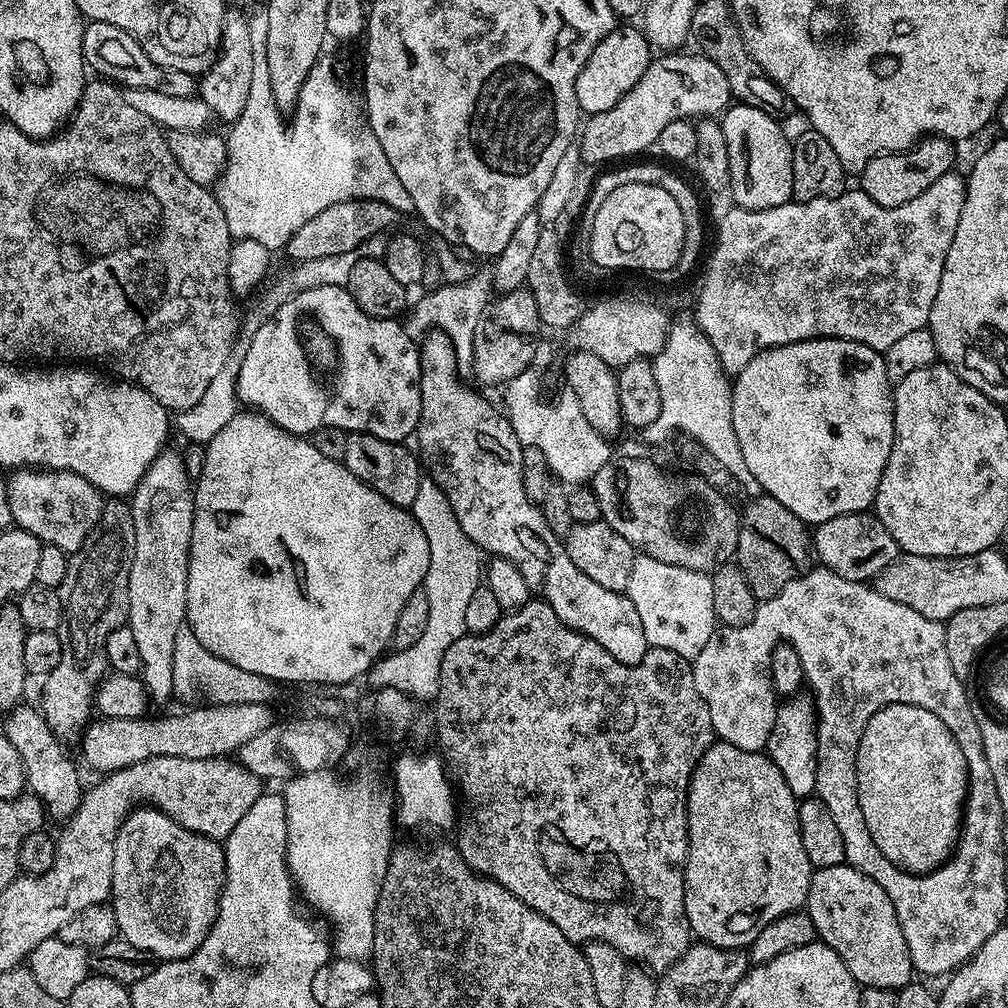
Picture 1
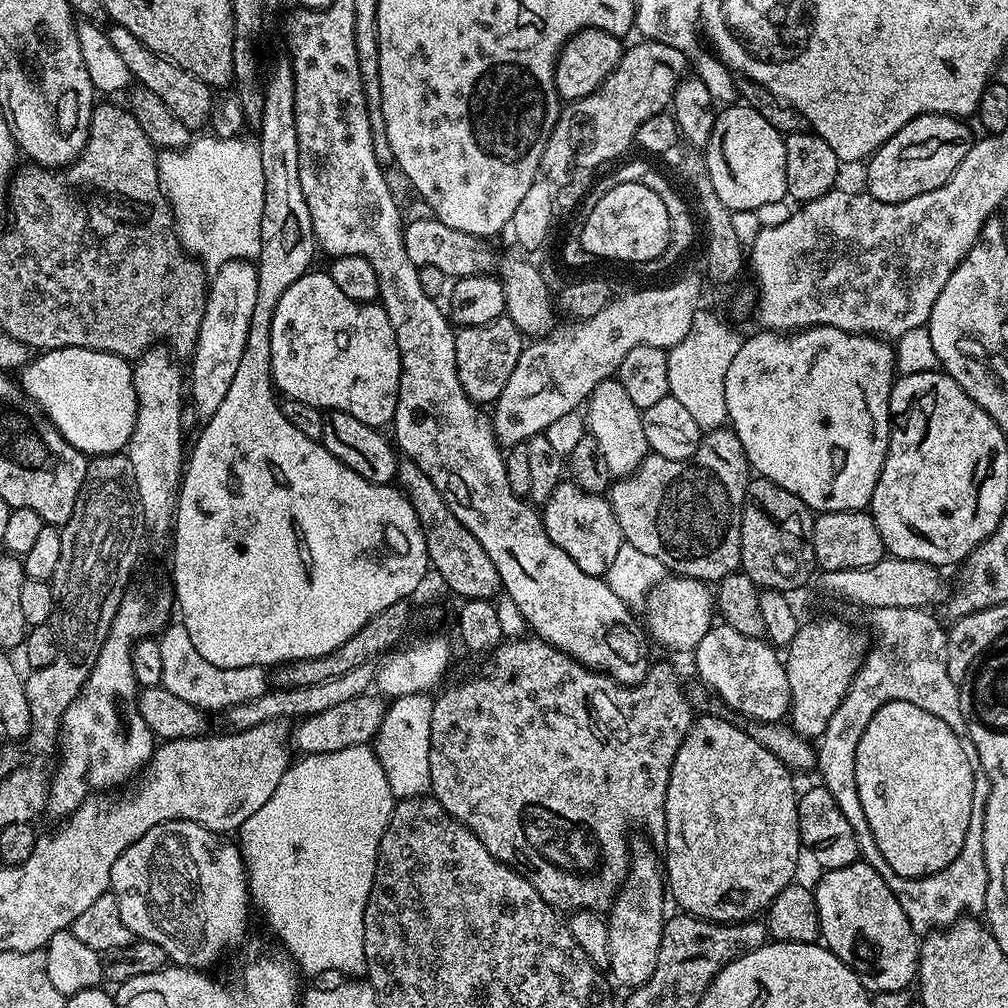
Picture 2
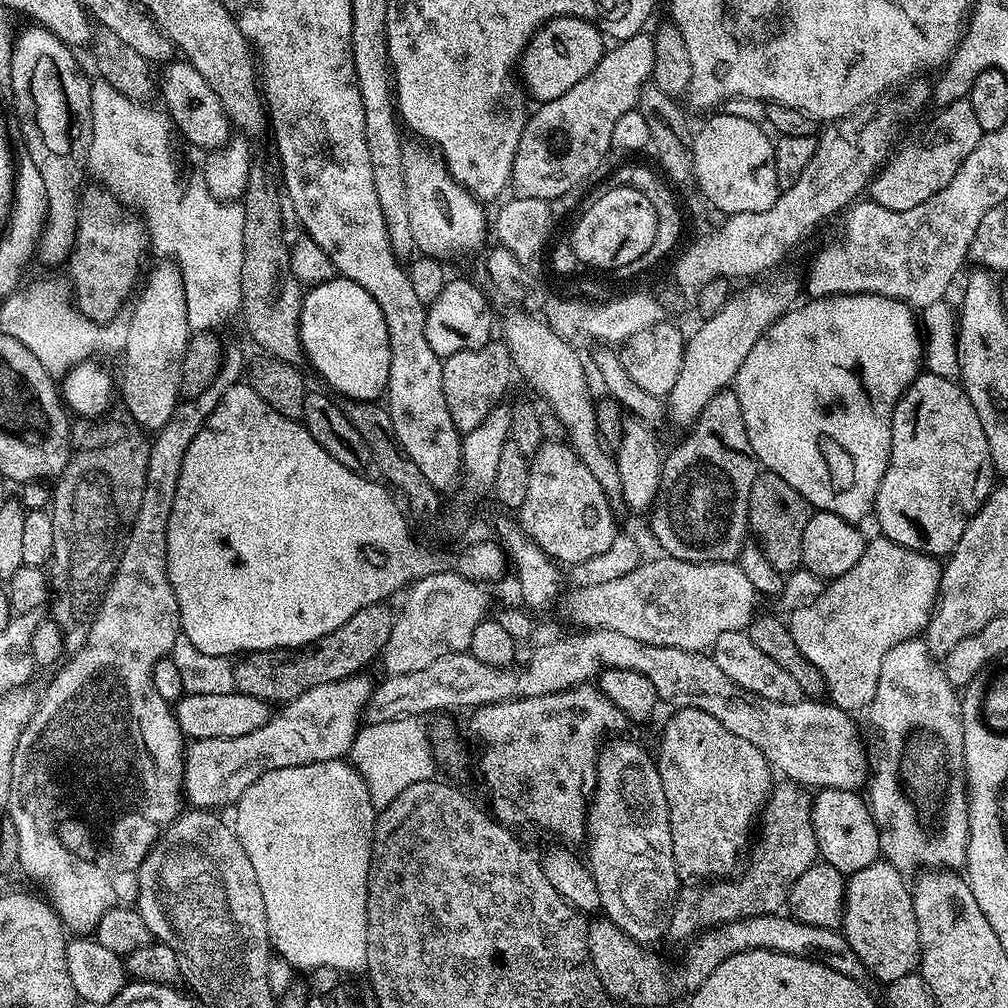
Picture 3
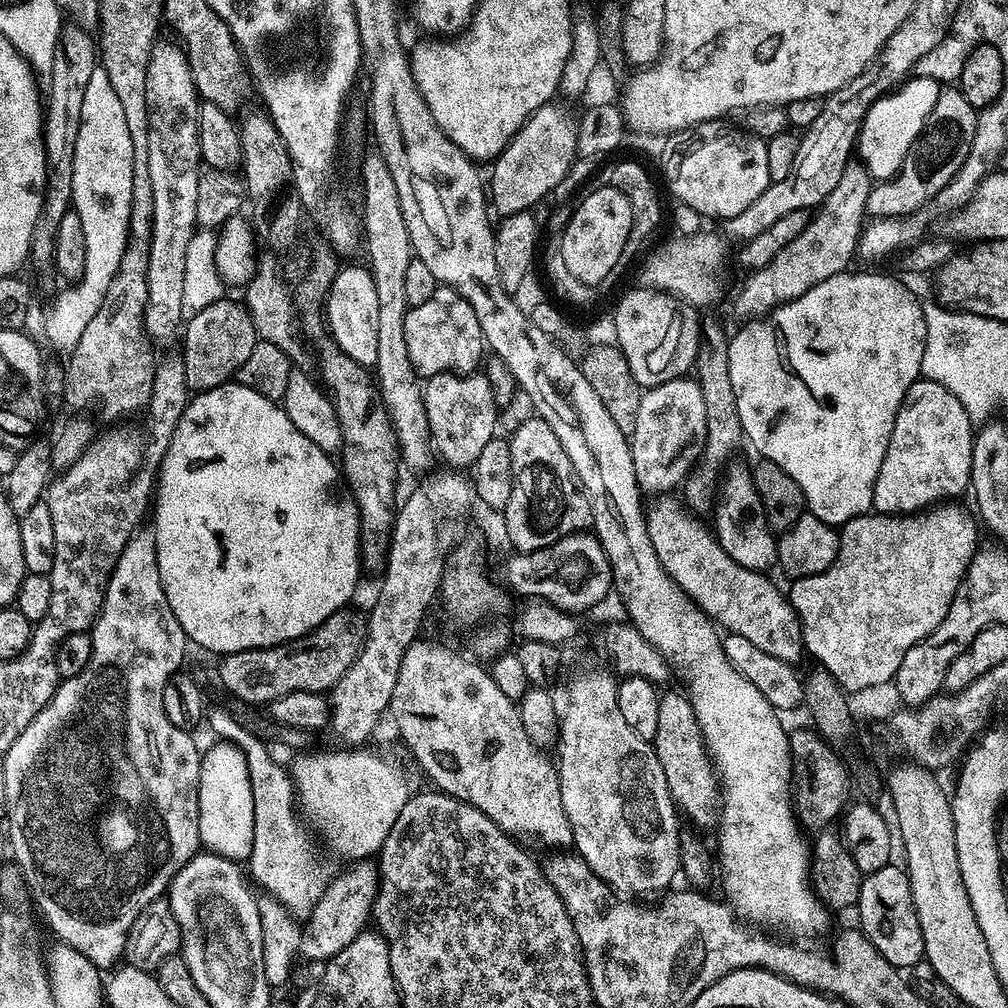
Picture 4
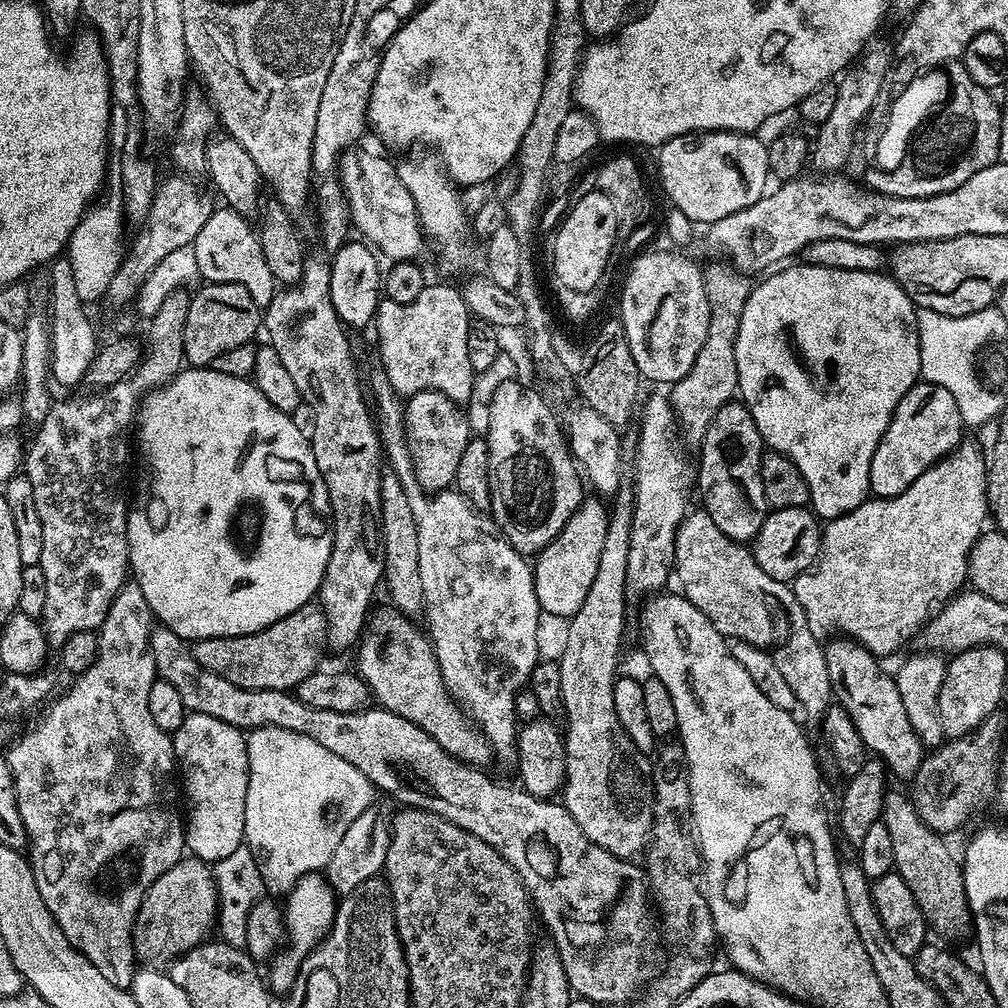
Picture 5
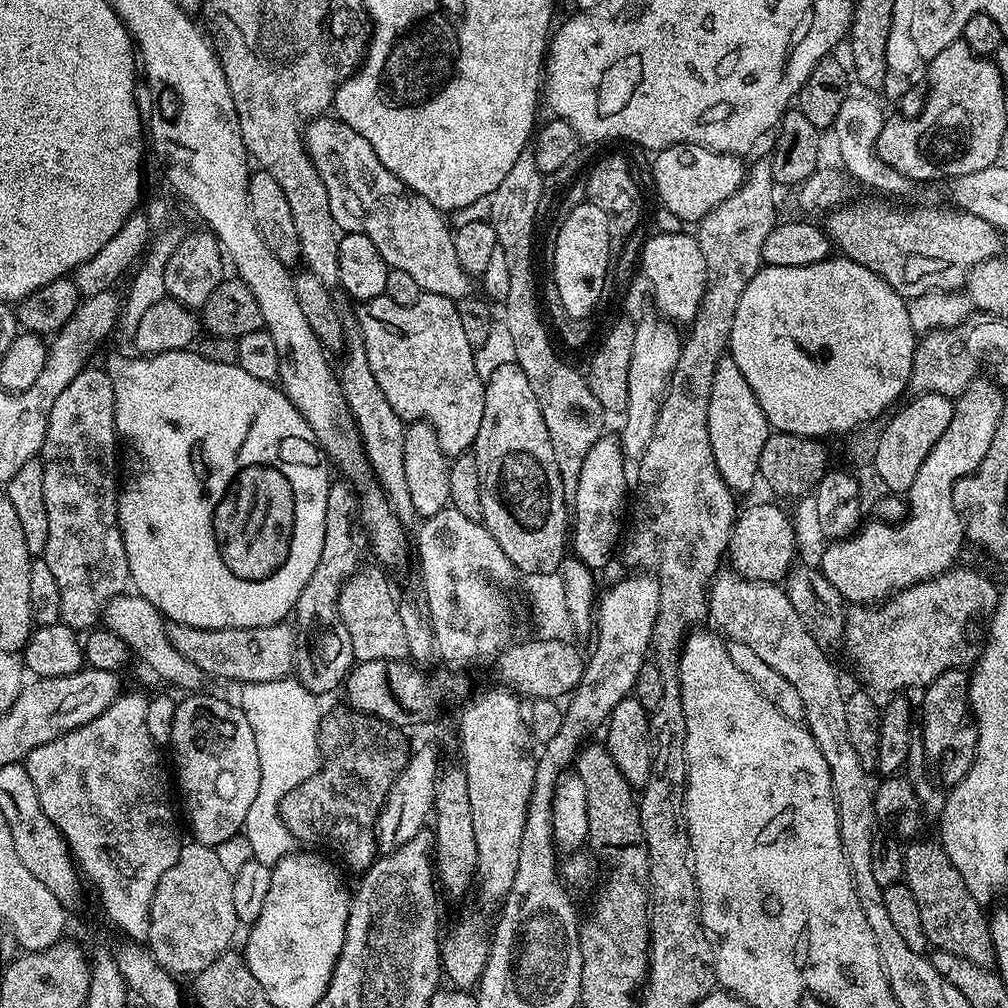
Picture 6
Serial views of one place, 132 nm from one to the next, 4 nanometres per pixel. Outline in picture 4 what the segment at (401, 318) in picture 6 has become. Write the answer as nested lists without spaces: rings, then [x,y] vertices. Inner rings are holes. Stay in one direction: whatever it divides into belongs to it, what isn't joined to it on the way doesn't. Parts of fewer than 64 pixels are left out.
[[[437,287],[436,292],[426,302],[413,304],[404,318],[406,354],[421,377],[427,378],[439,372],[467,374],[481,367],[486,356],[486,345],[482,326],[478,324],[478,314],[454,289]]]

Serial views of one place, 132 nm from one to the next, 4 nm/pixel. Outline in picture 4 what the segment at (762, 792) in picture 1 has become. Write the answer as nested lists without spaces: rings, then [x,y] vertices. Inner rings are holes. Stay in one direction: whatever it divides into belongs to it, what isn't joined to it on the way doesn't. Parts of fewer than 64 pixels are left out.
[[[683,691],[663,693],[658,702],[658,726],[654,737],[656,757],[662,766],[662,774],[666,774],[666,786],[672,795],[672,803],[692,824],[700,828],[708,828],[717,823],[718,805],[722,799],[721,789],[718,787],[716,769],[712,767],[712,757],[706,754],[704,739],[700,733],[698,722],[694,718],[694,710],[687,695]]]

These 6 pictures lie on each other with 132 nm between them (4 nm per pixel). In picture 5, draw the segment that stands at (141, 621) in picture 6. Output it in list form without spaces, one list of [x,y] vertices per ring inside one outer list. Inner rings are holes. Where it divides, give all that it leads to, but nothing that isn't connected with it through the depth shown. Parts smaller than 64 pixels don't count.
[[[160,626],[153,631],[152,653],[157,677],[176,687],[189,713],[210,714],[210,718],[218,718],[241,730],[270,726],[309,735],[327,750],[356,766],[381,793],[389,792],[394,799],[401,800],[401,805],[409,808],[438,814],[498,850],[498,854],[502,854],[502,858],[506,858],[506,862],[510,862],[524,880],[525,888],[539,909],[539,917],[541,914],[552,934],[550,938],[566,970],[568,987],[577,997],[604,1006],[624,1004],[641,991],[640,963],[644,960],[644,939],[648,936],[648,900],[650,904],[645,869],[641,865],[639,868],[632,860],[619,860],[592,842],[582,826],[578,826],[578,822],[574,822],[571,814],[564,809],[563,803],[552,798],[540,800],[520,786],[507,788],[504,784],[495,784],[484,773],[487,771],[455,760],[450,753],[442,750],[442,746],[438,746],[438,742],[434,742],[434,738],[430,738],[430,734],[426,734],[426,730],[382,707],[369,706],[362,712],[318,710],[306,706],[288,690],[249,690],[234,686],[234,682],[226,682],[226,678],[218,678],[218,674],[201,666],[198,658],[194,658],[189,641],[169,628]]]

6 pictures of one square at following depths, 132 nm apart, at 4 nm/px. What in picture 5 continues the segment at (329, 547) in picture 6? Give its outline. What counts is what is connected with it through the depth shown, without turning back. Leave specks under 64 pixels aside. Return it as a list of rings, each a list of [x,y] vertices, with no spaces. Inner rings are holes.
[[[315,255],[309,257],[307,266],[303,268],[302,280],[275,295],[262,316],[265,333],[268,332],[270,338],[269,345],[289,371],[294,386],[298,386],[301,401],[312,407],[312,420],[316,423],[312,432],[310,428],[310,439],[314,458],[318,462],[318,470],[326,482],[334,525],[330,562],[326,566],[324,581],[320,584],[318,593],[319,607],[324,609],[324,617],[328,620],[326,644],[329,649],[355,646],[356,639],[366,632],[366,621],[370,616],[368,607],[372,604],[372,595],[385,579],[384,534],[380,511],[382,482],[386,473],[386,451],[382,443],[381,429],[378,427],[373,405],[371,408],[367,398],[364,397],[364,384],[348,340],[349,333],[337,311],[334,310],[333,299],[330,298],[331,273],[332,265],[327,257],[325,259]]]

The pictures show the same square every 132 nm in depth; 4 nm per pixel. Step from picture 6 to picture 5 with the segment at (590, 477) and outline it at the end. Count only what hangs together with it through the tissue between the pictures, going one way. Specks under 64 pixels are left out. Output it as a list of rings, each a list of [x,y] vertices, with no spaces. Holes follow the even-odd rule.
[[[581,500],[576,513],[566,526],[535,557],[536,597],[541,613],[571,618],[586,602],[586,593],[598,574],[598,561],[602,558],[602,545],[606,543],[609,513],[596,500]]]

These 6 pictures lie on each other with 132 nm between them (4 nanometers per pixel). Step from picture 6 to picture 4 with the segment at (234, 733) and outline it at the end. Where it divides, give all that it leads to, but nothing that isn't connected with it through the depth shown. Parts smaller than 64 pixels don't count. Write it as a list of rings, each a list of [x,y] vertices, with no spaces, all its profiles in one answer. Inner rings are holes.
[[[213,742],[203,749],[198,774],[198,834],[201,845],[228,860],[244,862],[251,854],[254,838],[254,802],[251,798],[247,760],[237,745]]]

